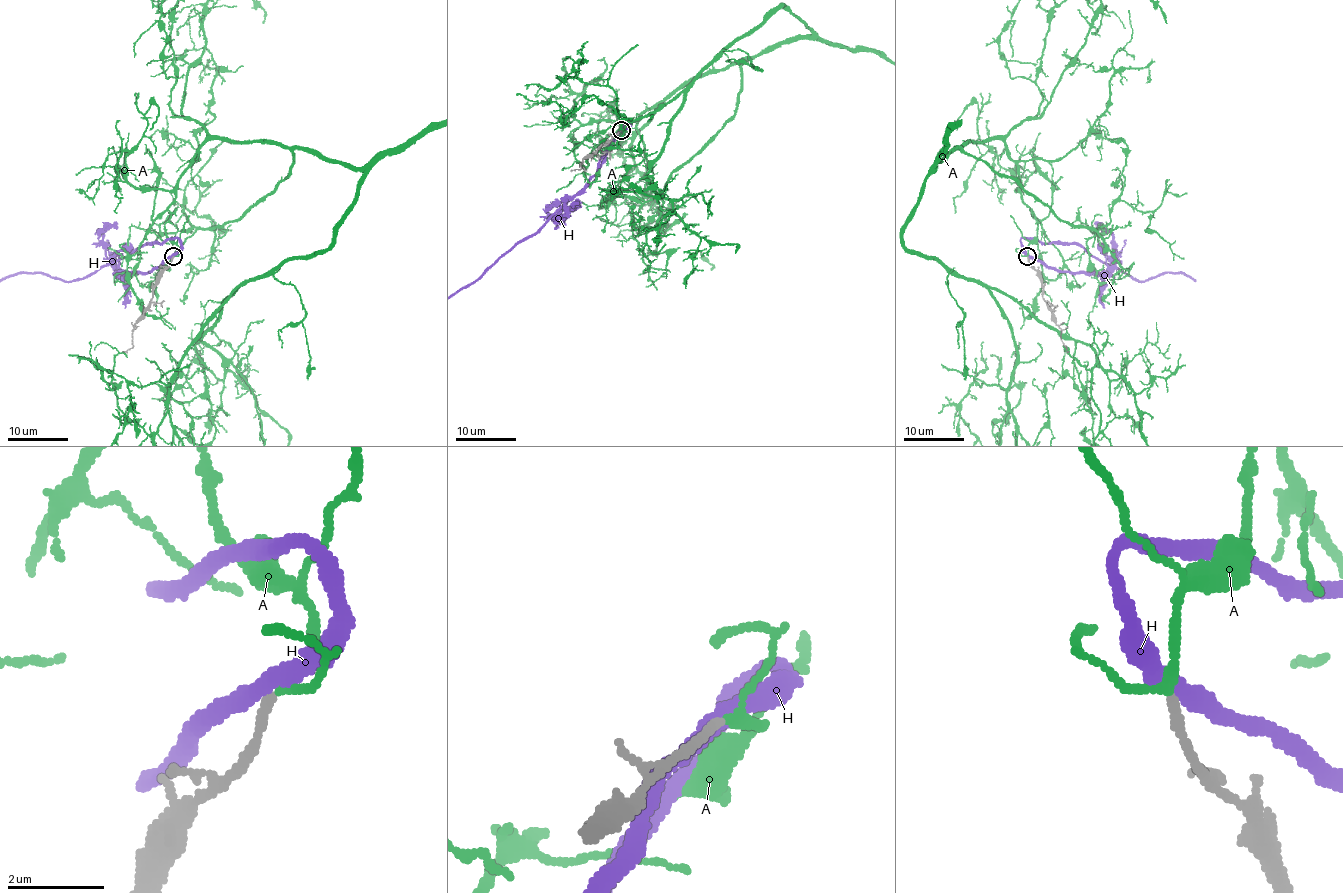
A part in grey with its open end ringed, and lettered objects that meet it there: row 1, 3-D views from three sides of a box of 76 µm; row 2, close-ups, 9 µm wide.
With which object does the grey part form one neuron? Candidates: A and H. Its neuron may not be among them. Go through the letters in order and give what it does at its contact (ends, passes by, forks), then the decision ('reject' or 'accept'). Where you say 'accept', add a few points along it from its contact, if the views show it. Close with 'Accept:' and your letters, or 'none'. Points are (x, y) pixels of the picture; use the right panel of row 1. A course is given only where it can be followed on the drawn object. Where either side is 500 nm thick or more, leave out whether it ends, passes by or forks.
A: it passes by | accept | via (1027, 257), (1019, 167), (1000, 138), (968, 141), (903, 229), (989, 291), (1016, 349)
H: it passes by | reject
Accept: A

